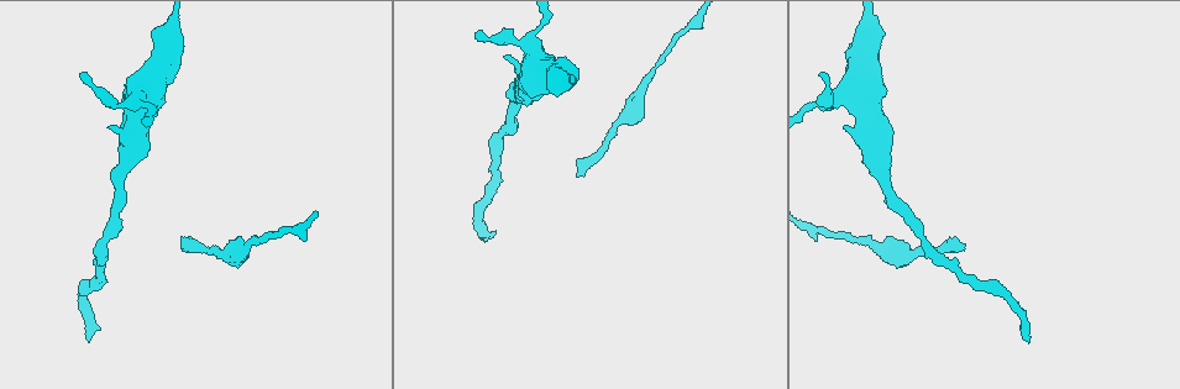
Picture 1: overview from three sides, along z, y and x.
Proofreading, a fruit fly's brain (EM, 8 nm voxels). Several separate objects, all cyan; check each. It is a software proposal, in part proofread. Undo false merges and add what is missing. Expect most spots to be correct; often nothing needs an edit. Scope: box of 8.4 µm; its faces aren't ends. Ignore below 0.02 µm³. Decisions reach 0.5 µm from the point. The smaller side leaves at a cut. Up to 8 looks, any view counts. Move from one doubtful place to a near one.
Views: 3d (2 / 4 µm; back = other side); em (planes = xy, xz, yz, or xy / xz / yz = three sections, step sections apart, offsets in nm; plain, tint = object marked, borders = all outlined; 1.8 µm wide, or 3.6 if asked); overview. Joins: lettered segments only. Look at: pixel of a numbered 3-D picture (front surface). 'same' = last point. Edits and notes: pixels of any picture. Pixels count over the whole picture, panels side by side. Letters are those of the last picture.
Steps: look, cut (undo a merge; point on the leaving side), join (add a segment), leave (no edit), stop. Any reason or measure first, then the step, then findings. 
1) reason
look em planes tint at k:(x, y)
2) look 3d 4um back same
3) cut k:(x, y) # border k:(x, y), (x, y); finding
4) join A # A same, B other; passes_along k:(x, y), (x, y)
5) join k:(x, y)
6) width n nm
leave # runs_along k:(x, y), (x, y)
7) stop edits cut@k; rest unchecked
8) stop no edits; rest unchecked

look 3d 4um at 1:(477, 32)

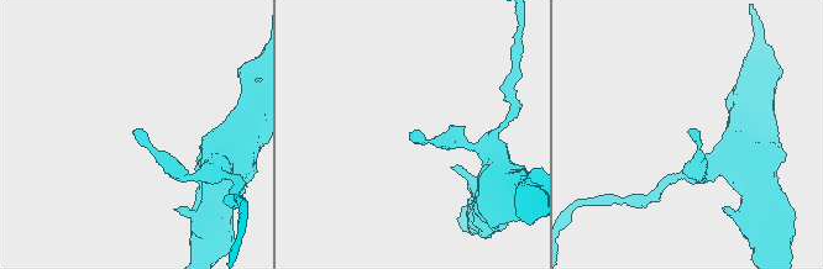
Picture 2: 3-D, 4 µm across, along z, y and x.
look em planes plain at 2:(139, 130)

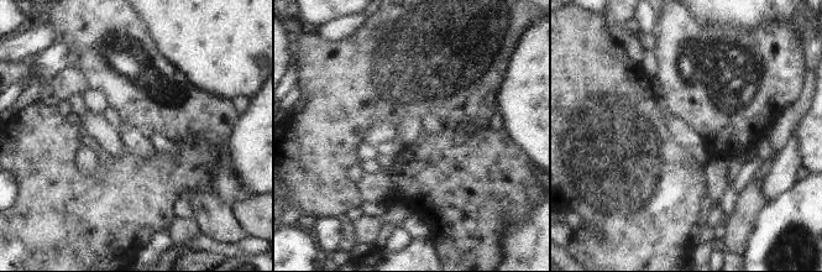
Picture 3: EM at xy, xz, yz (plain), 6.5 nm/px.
what lies round it
look em planes borders same

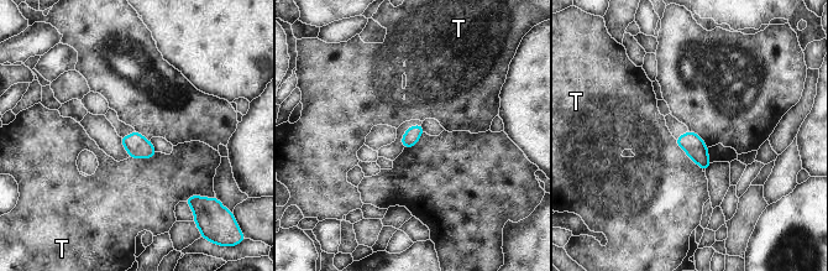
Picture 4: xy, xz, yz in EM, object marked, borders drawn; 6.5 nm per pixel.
leave # T other; border 4:(675, 140), (702, 170); none of them fits

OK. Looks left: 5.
thin end
look 3d 4um at 1:(576, 176)

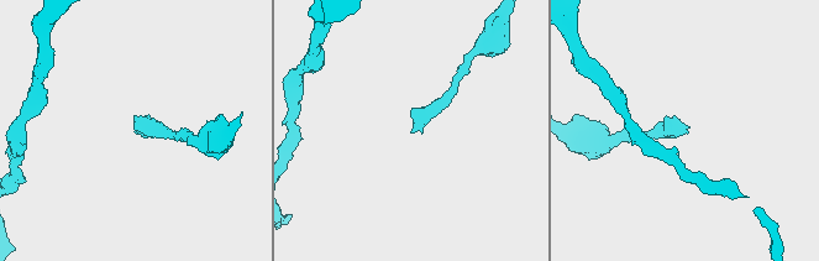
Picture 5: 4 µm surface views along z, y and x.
need the tissue
look em yz step 16 borders at 5:(410, 132)

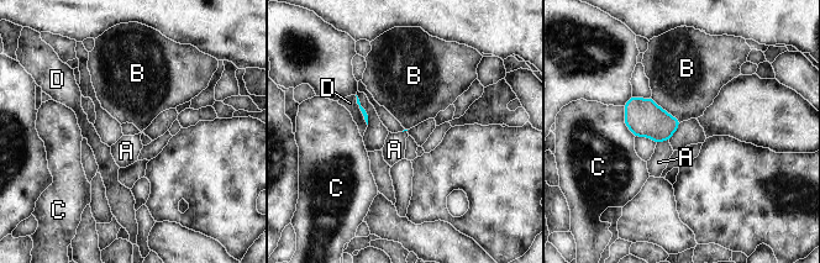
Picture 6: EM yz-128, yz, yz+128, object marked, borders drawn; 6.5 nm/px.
longest_contact B 260 nm
leave # A other, B other, C other, D other; border 6:(651, 96), (657, 105), (679, 122); none of them fits

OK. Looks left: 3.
branch stops here
look em yz step 4 borders at 1:(487, 238)

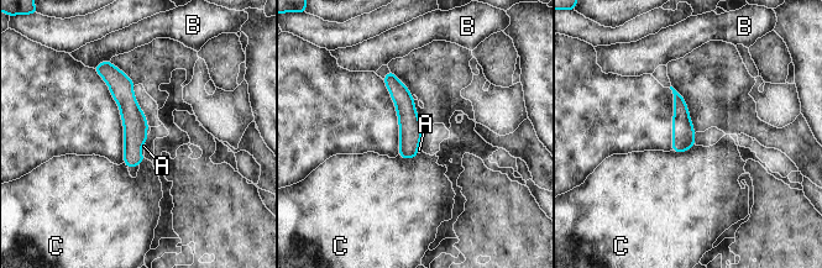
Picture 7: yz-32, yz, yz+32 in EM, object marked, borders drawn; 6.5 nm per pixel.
another direction
look em planes borders same

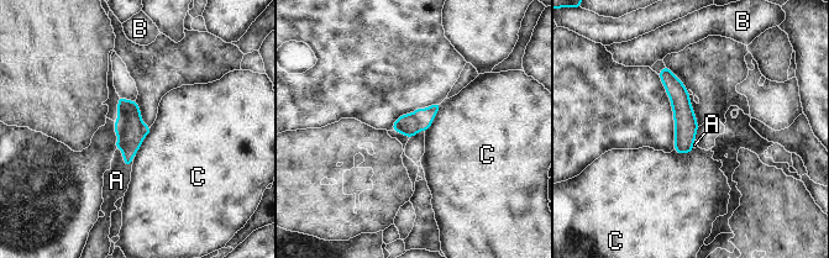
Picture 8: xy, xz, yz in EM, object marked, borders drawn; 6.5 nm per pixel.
width 150 nm
join A # A same, B other, C other; it goes on there

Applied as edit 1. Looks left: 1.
stop edits join@8; rest unchecked

